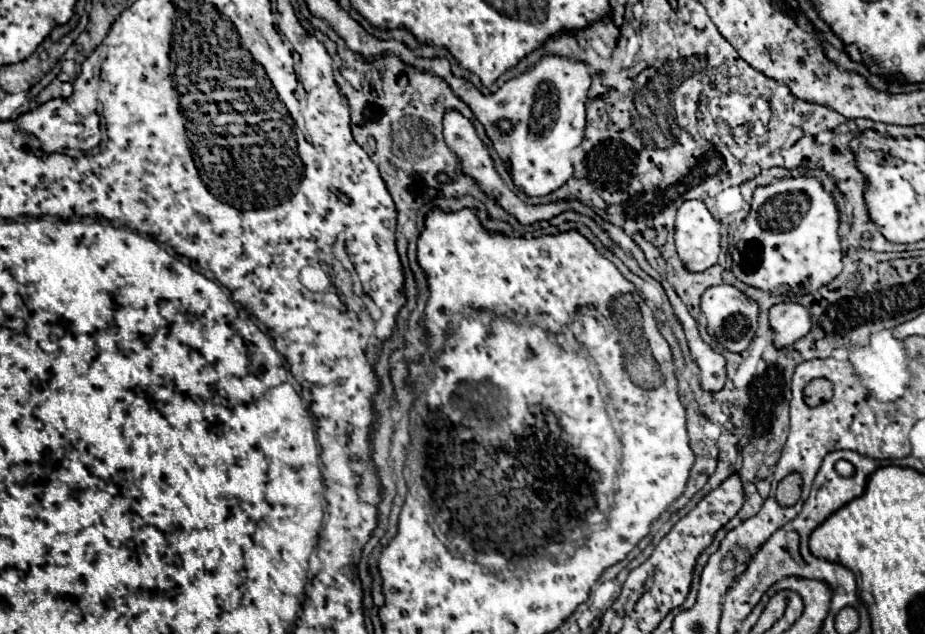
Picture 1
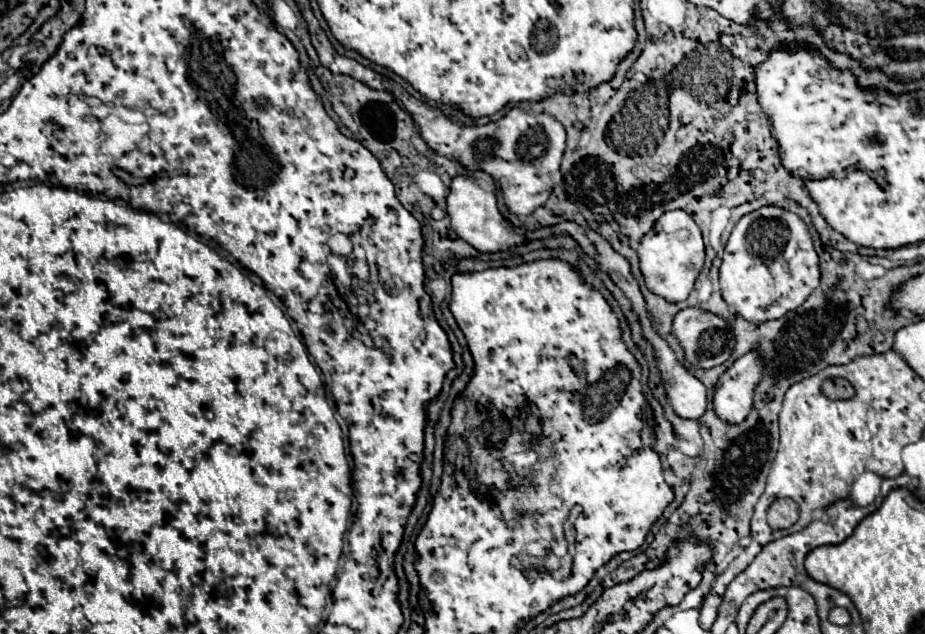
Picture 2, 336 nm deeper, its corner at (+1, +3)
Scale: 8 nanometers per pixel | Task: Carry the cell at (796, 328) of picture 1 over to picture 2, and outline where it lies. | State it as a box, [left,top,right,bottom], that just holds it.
[713,351,761,425]

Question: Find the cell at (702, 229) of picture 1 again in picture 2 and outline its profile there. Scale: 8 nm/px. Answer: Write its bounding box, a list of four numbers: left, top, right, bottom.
[637,209,705,303]

